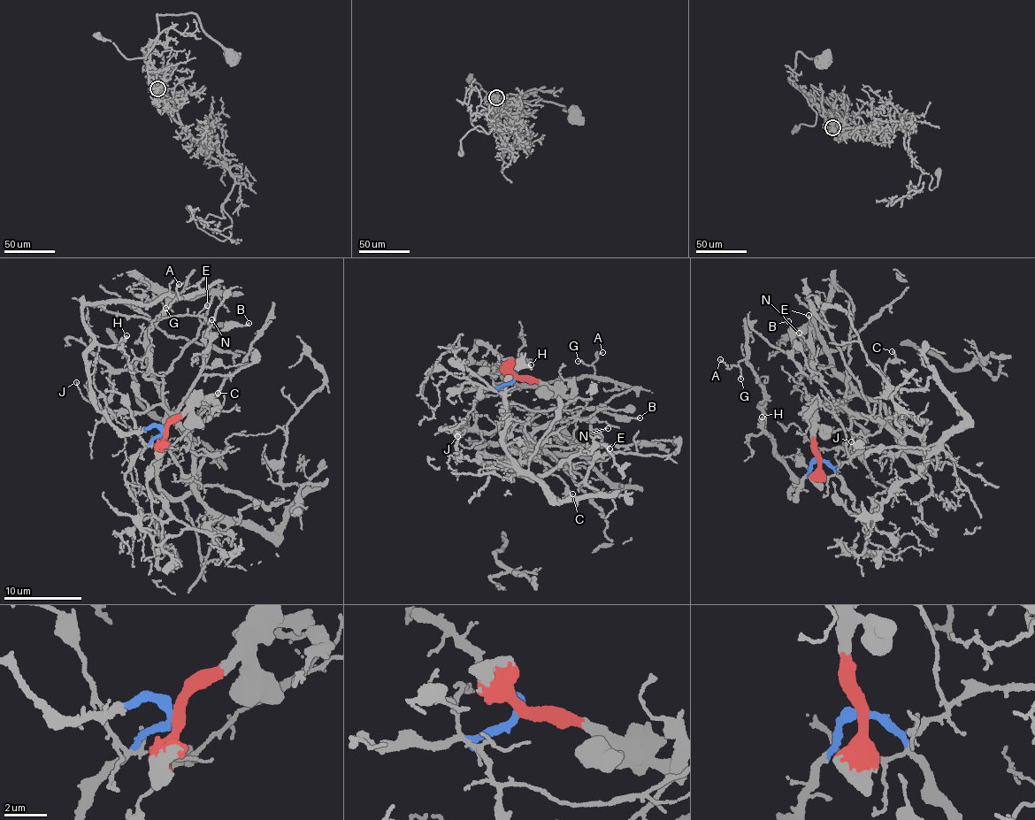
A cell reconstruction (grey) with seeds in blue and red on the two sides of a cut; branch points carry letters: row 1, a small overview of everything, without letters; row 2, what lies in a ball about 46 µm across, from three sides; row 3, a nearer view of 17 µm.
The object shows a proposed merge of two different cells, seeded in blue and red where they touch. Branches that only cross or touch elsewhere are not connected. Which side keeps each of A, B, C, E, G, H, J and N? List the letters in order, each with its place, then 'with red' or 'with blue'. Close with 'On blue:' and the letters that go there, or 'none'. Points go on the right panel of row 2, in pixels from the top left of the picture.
A: (720, 359) | with blue
B: (788, 321) | with red
C: (892, 351) | with red
E: (808, 315) | with red
G: (740, 379) | with blue
H: (762, 417) | with blue
J: (851, 441) | with red
N: (799, 333) | with red
On blue: A, G, H

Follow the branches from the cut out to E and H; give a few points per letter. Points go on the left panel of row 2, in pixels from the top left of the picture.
E: (164, 431), (189, 404), (211, 401), (198, 403), (189, 398), (209, 353), (208, 321), (198, 314), (207, 304)
H: (162, 432), (159, 428), (143, 427), (121, 432), (95, 405), (87, 354), (95, 346), (118, 342), (127, 335)

